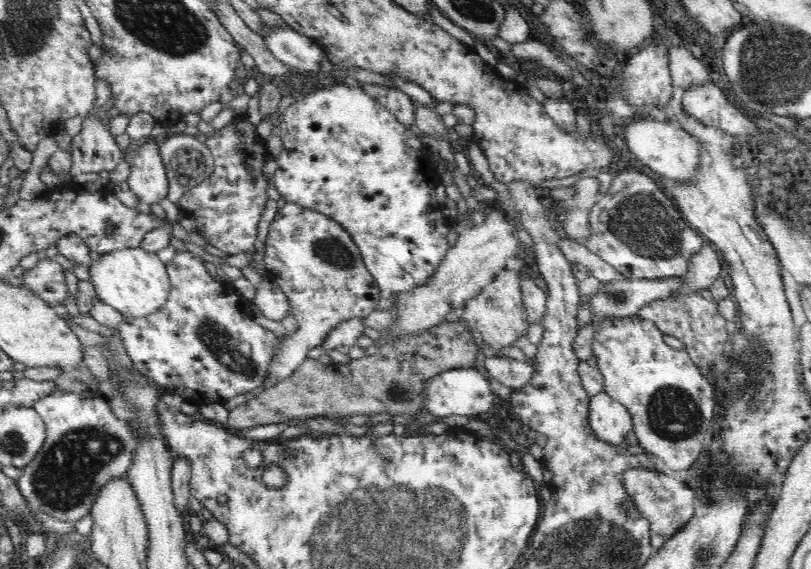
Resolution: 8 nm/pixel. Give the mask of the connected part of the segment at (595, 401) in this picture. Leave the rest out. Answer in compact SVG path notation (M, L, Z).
M606 391L590 397L589 421L598 438L616 445L624 441L634 424L628 407L614 400Z

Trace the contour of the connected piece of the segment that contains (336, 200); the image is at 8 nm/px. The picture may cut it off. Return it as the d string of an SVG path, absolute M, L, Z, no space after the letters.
M341 81L330 88L318 89L296 100L290 104L282 114L279 127L281 128L282 151L278 157L274 158L278 164L275 171L273 183L280 193L281 198L287 202L300 204L306 208L313 208L318 212L323 212L332 216L334 220L340 222L343 227L353 236L354 242L361 250L361 255L367 269L378 281L382 290L390 292L410 292L417 288L424 287L433 278L438 266L448 252L448 232L450 227L444 224L442 206L438 203L435 190L441 183L441 176L429 159L418 156L414 148L408 146L406 142L406 128L387 110L378 104L370 94L362 88L348 88Z

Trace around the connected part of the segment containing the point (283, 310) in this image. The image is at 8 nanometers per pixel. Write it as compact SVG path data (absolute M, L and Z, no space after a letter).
M263 278L256 285L254 302L270 320L281 321L293 312L288 295L270 278Z

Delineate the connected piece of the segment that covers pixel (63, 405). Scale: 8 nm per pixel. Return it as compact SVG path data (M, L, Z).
M52 391L34 401L32 408L43 418L47 428L47 437L40 452L23 470L17 480L18 486L26 500L40 512L58 519L60 522L75 524L82 516L86 516L94 504L98 488L106 484L112 476L126 473L137 450L141 447L140 430L136 425L118 416L109 400L98 392L66 392Z

